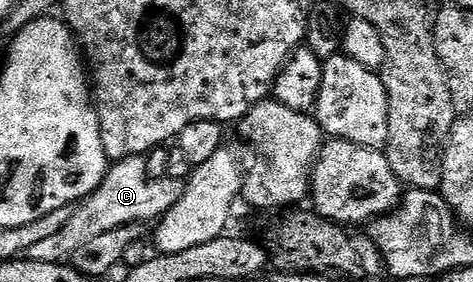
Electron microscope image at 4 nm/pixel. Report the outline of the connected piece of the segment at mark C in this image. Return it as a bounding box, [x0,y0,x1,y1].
[29,157,183,264]

